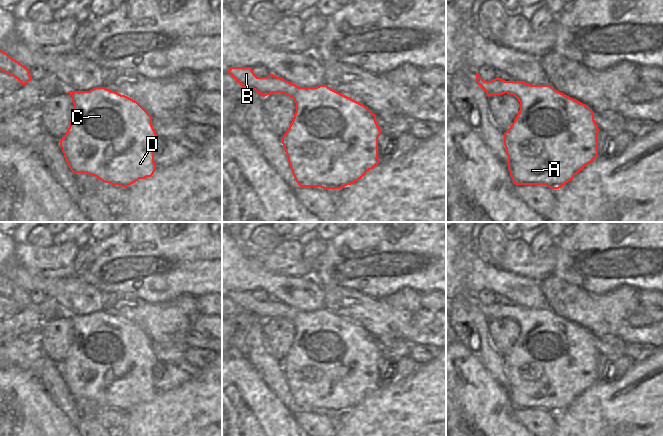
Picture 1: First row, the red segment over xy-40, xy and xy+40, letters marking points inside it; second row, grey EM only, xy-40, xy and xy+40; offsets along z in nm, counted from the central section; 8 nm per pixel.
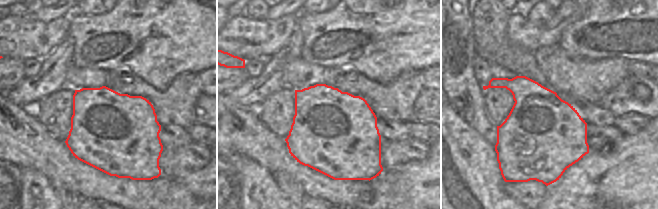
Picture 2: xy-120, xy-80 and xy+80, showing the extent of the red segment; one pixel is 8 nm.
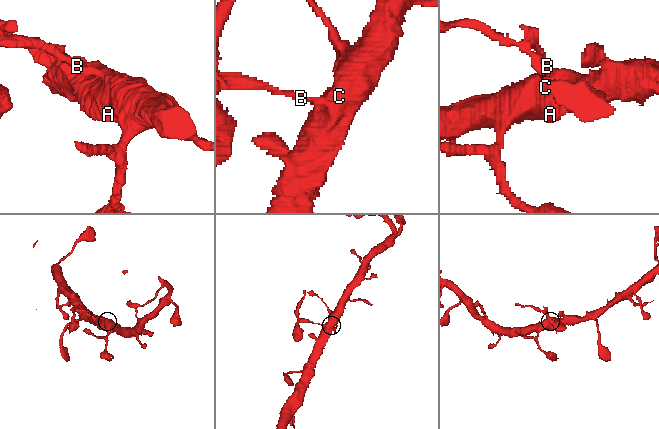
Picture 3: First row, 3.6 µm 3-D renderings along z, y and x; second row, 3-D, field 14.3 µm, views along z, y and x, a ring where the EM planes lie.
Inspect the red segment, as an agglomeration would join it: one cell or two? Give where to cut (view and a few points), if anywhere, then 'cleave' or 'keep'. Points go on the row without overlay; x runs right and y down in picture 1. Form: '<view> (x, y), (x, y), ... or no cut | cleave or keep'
xy (285, 305), (288, 311), (293, 312), (293, 322) | cleave

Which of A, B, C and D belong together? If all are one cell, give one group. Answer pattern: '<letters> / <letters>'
A C D / B

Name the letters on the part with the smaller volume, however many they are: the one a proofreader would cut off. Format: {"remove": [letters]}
{"remove": ["B"]}

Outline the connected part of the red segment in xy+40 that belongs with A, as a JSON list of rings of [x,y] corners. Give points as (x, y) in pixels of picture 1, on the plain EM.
[[[510,305],[518,312],[520,334],[504,357],[508,394],[516,409],[545,409],[559,413],[598,381],[598,356],[594,336],[587,329],[549,309]]]

